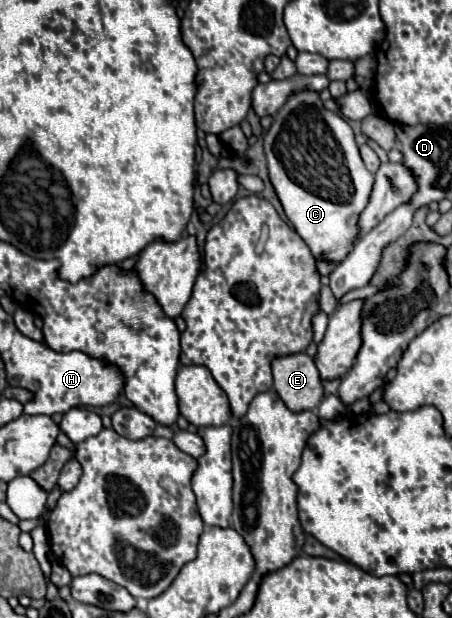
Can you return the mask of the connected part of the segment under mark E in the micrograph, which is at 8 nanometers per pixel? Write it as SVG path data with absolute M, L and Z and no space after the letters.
M292 353L272 361L274 389L292 411L316 409L322 399L322 381L314 359L306 353Z

